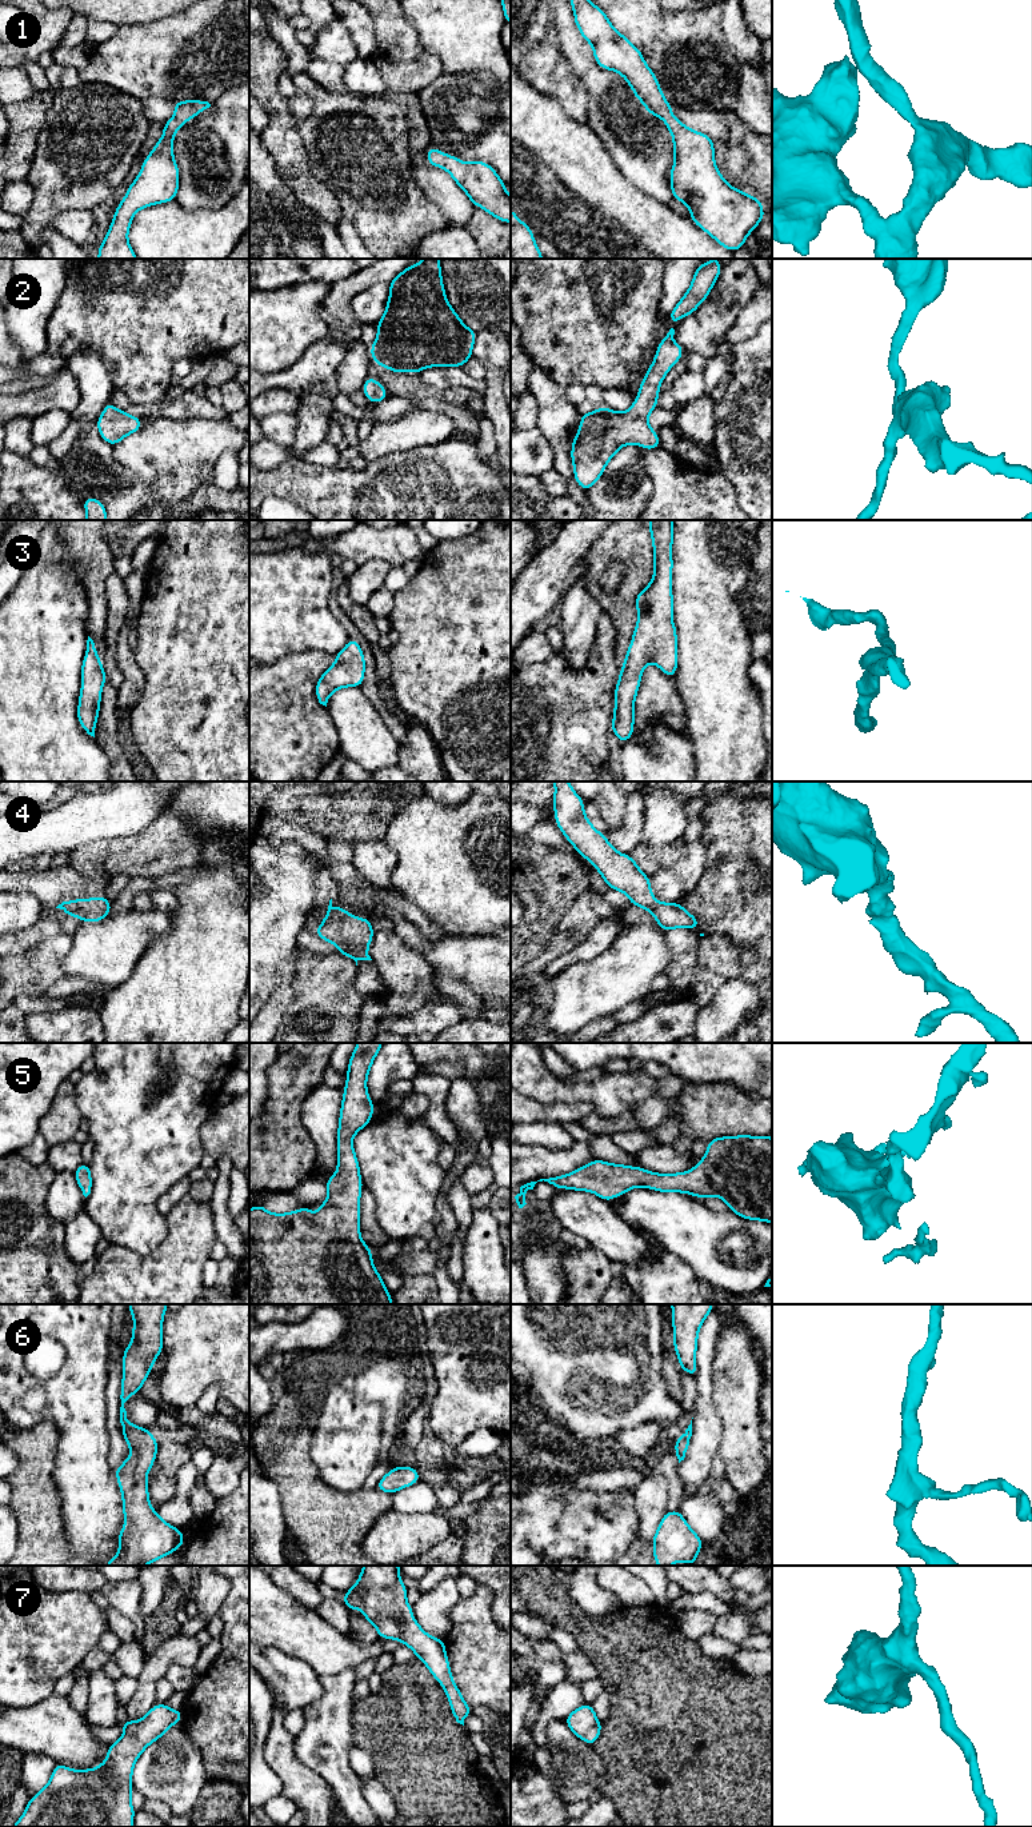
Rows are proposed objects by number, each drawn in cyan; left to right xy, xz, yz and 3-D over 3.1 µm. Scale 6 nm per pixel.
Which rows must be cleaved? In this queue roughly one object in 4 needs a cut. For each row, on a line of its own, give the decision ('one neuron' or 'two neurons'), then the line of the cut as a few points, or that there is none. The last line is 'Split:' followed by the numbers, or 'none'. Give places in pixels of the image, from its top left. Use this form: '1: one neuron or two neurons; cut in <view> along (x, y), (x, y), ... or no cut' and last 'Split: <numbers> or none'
1: one neuron; no cut
2: one neuron; no cut
3: one neuron; no cut
4: one neuron; no cut
5: one neuron; no cut
6: one neuron; no cut
7: one neuron; no cut
Split: none

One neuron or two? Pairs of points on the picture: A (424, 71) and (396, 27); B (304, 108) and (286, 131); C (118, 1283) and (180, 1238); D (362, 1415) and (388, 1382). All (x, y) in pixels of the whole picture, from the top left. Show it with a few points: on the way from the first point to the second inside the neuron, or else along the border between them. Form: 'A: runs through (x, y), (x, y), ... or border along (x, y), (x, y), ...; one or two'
A: runs through (412, 63), (400, 51), (400, 44), (396, 39); one
B: border along (288, 99), (288, 106), (295, 118), (304, 148); two
C: runs through (134, 1283), (138, 1283), (168, 1254); one
D: border along (352, 1392), (382, 1407), (382, 1431); two

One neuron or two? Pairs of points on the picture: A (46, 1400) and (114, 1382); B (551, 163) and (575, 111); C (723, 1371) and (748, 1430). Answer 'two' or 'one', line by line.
A: two
B: two
C: one

